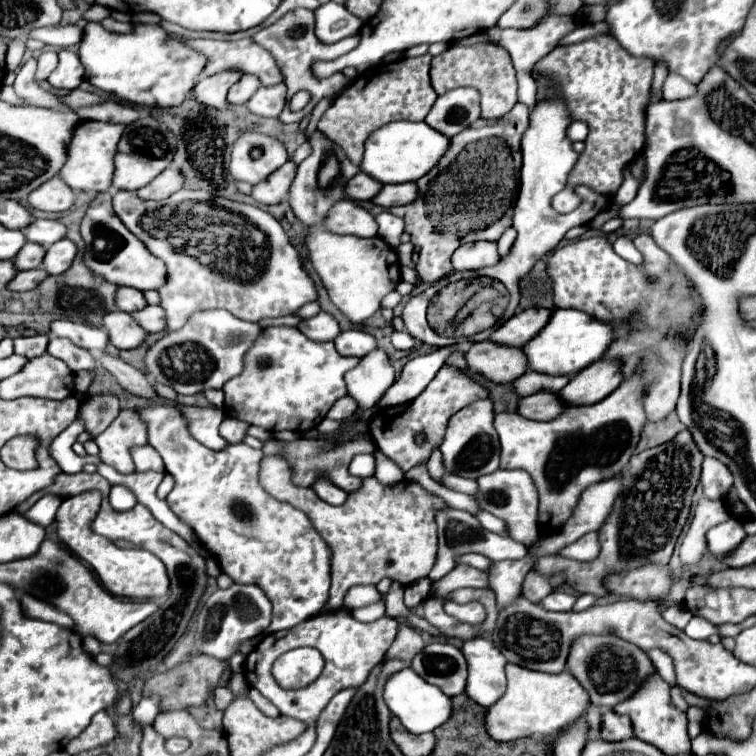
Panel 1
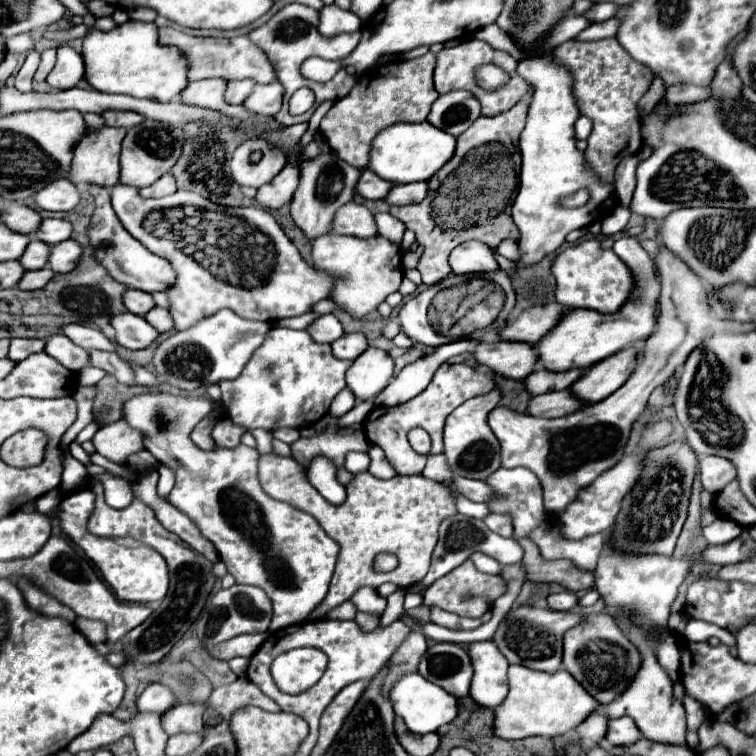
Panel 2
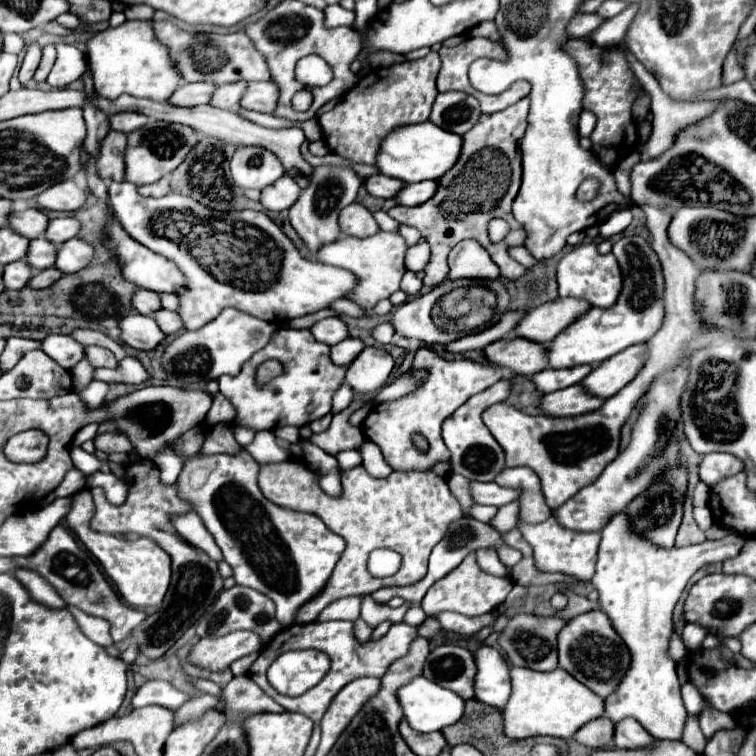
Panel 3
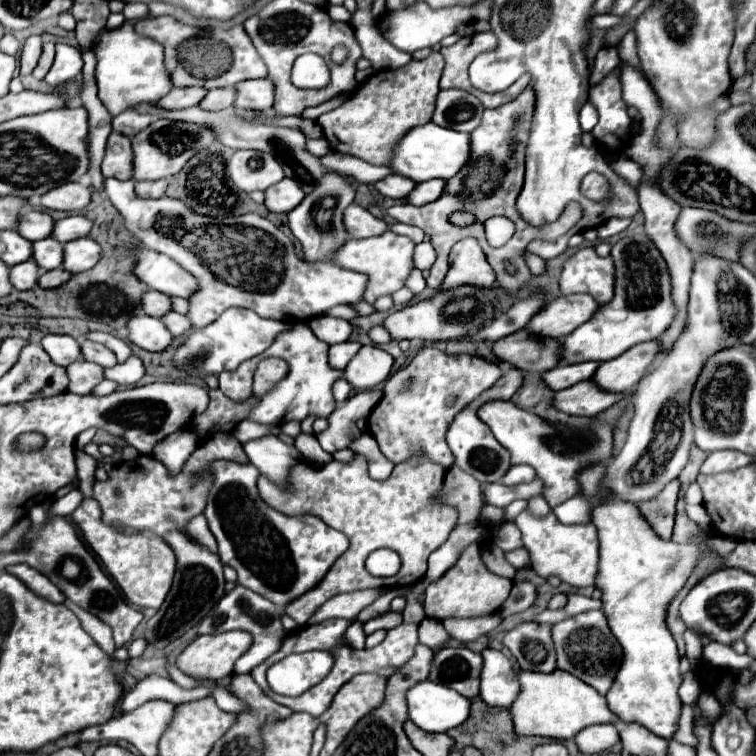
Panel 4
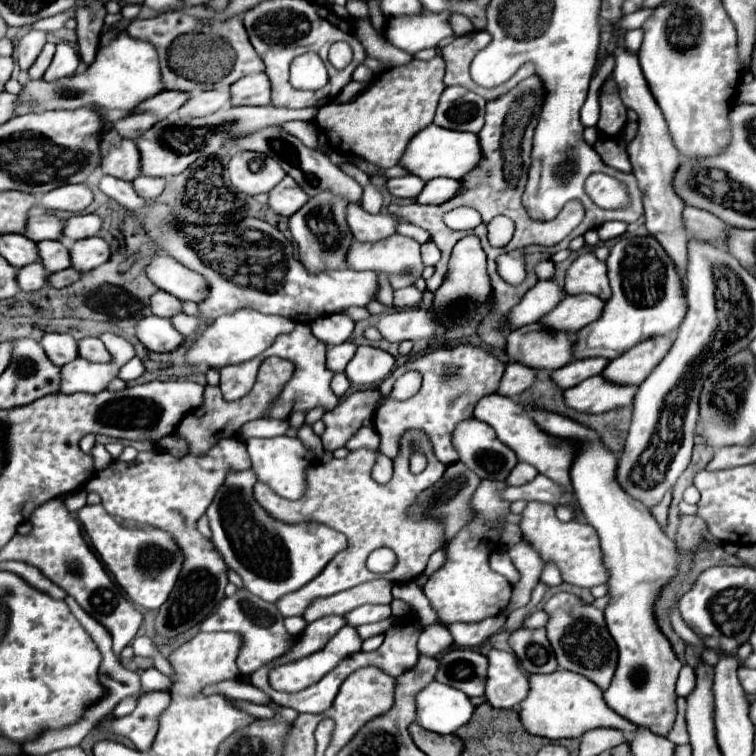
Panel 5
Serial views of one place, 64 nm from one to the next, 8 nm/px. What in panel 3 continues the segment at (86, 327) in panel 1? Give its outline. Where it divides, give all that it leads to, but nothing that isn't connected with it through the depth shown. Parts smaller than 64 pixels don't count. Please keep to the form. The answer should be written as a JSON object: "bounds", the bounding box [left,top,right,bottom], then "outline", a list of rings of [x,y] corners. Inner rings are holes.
{"bounds":[70,328,126,360],"outline":[[[76,328],[76,330],[70,332],[70,336],[74,336],[74,338],[76,338],[80,344],[84,344],[84,346],[102,346],[102,348],[108,348],[108,350],[112,350],[112,352],[116,354],[118,360],[122,360],[122,358],[126,356],[126,352],[124,352],[124,348],[120,346],[120,342],[108,338],[108,336],[106,336],[104,332],[100,332],[100,330]]]}

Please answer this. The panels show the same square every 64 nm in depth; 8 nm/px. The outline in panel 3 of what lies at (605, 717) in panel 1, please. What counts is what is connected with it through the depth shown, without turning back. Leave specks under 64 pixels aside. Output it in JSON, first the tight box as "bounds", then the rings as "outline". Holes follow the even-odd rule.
{"bounds":[612,718,652,748],"outline":[[[624,718],[624,720],[616,722],[612,742],[618,748],[638,748],[638,746],[650,744],[652,738],[650,738],[650,734],[646,734],[646,730],[634,718]]]}

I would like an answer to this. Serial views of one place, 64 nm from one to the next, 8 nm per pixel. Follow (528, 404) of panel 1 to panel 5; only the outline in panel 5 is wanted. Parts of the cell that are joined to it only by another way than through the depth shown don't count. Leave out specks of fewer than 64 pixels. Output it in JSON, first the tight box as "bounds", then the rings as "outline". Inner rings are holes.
{"bounds":[564,376,636,414],"outline":[[[592,376],[564,390],[564,404],[576,412],[600,414],[614,408],[630,406],[636,386],[618,386],[600,376]]]}

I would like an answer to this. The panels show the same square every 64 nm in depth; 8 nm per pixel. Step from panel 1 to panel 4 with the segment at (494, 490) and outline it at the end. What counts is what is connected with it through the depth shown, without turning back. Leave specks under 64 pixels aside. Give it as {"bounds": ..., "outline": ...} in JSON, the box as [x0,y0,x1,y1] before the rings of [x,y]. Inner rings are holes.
{"bounds":[500,464,550,516],"outline":[[[520,464],[520,466],[512,466],[500,482],[506,484],[506,486],[516,486],[516,484],[528,484],[532,480],[536,480],[534,468],[526,466],[526,464]],[[534,496],[528,500],[528,510],[534,514],[534,516],[546,516],[550,514],[550,506],[548,502],[542,498],[542,496]]]}

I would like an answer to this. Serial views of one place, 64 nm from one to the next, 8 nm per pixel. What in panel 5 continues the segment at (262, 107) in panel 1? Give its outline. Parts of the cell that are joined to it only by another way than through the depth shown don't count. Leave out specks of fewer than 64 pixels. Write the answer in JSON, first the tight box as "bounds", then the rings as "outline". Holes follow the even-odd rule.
{"bounds":[232,74,270,106],"outline":[[[250,74],[232,86],[232,106],[270,106],[270,80],[266,74]]]}

